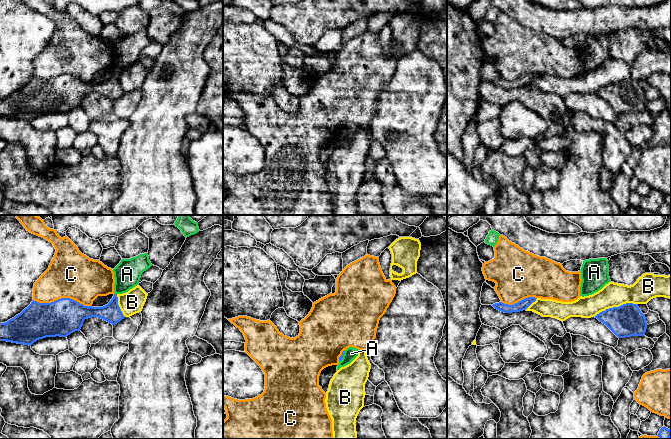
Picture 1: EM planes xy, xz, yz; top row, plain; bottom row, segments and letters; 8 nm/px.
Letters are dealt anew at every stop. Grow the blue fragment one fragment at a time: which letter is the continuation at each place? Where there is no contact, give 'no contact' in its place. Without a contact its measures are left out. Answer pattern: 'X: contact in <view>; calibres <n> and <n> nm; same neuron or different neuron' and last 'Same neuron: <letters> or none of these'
A: contact in xz; calibres 30 and 100 nm; different neuron
B: contact in yz; calibres 260 and 190 nm; different neuron
C: contact in xy; calibres 300 and 380 nm; different neuron
Same neuron: none of these

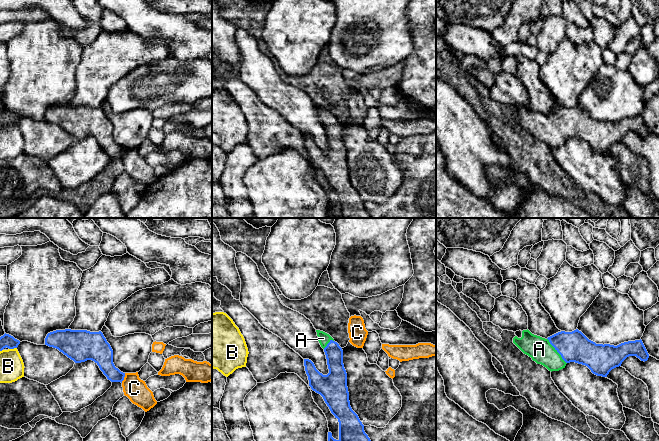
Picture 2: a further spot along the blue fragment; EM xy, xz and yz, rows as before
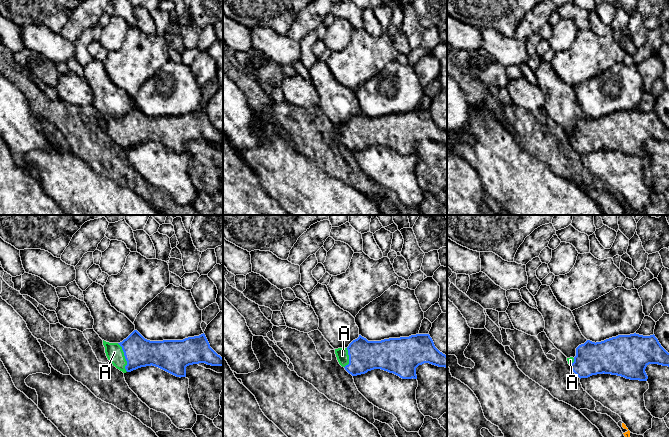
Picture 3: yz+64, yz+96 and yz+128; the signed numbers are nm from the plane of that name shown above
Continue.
A: contact in yz; calibres 240 and 190 nm; same neuron
B: contact in xy; calibres 100 and 190 nm; different neuron
C: contact in xy; calibres 160 and 180 nm; different neuron
Same neuron: A

